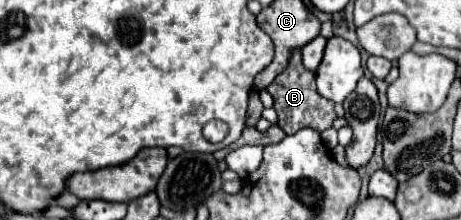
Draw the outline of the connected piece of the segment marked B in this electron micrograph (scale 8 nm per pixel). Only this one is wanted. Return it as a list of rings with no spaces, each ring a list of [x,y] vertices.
[[[300,49],[292,51],[288,67],[268,85],[266,91],[274,97],[274,109],[278,113],[278,125],[284,129],[286,135],[294,135],[298,129],[304,129],[304,127],[310,127],[310,129],[322,133],[322,131],[330,129],[332,121],[336,119],[334,103],[330,103],[328,99],[318,95],[314,73],[304,69]]]

